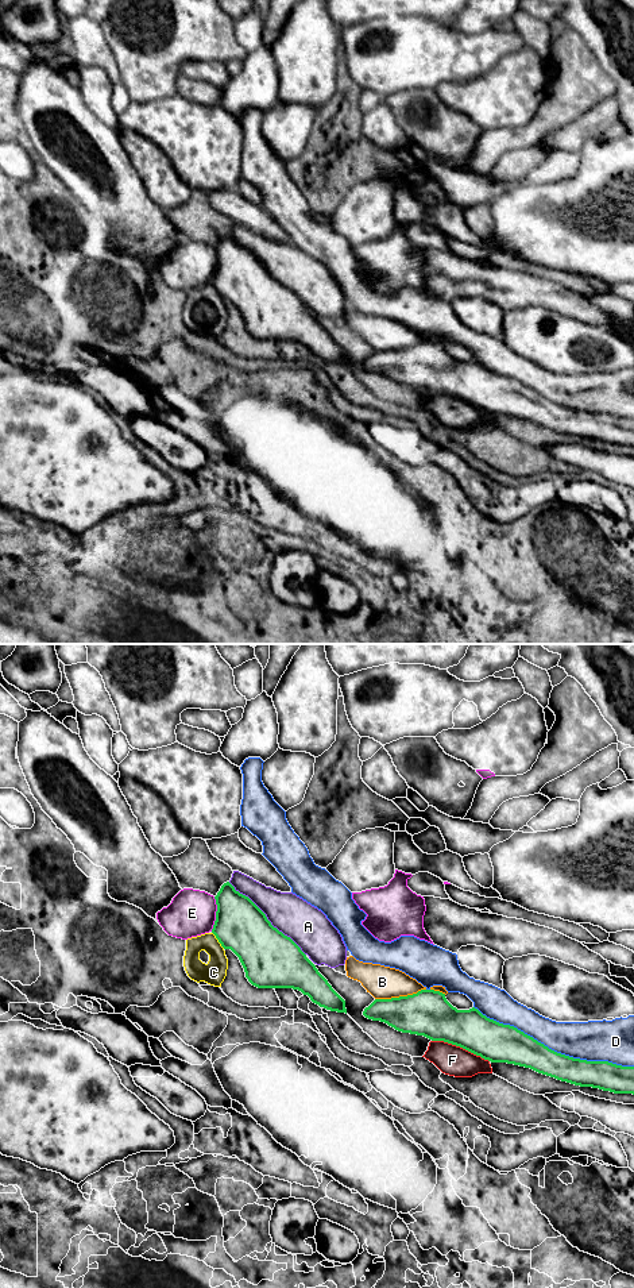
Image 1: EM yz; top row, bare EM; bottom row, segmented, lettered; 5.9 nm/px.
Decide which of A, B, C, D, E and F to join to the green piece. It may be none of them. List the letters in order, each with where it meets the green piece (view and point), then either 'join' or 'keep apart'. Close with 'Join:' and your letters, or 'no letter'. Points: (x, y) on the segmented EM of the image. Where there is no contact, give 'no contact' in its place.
A: meets green in yz at (266, 918); keep apart
B: meets green in yz at (399, 997); keep apart
C: meets green in yz at (217, 938); keep apart
D: meets green in yz at (553, 1051); keep apart
E: meets green in yz at (216, 914); keep apart
F: meets green in yz at (460, 1047); keep apart
Join: no letter

